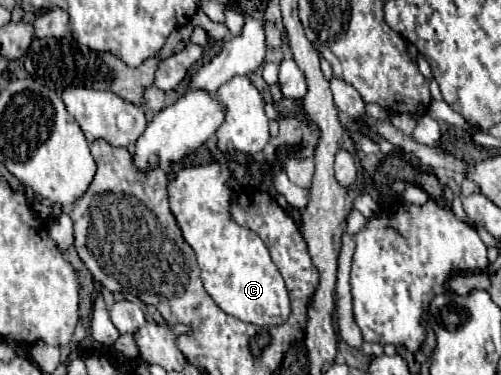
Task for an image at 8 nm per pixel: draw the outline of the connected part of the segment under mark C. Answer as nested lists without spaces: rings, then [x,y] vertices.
[[[219,162],[179,170],[175,180],[169,184],[171,212],[183,230],[183,238],[197,254],[205,290],[217,306],[249,324],[283,324],[291,314],[289,292],[263,240],[229,216],[229,202],[233,194],[227,188],[229,174],[229,168]]]

